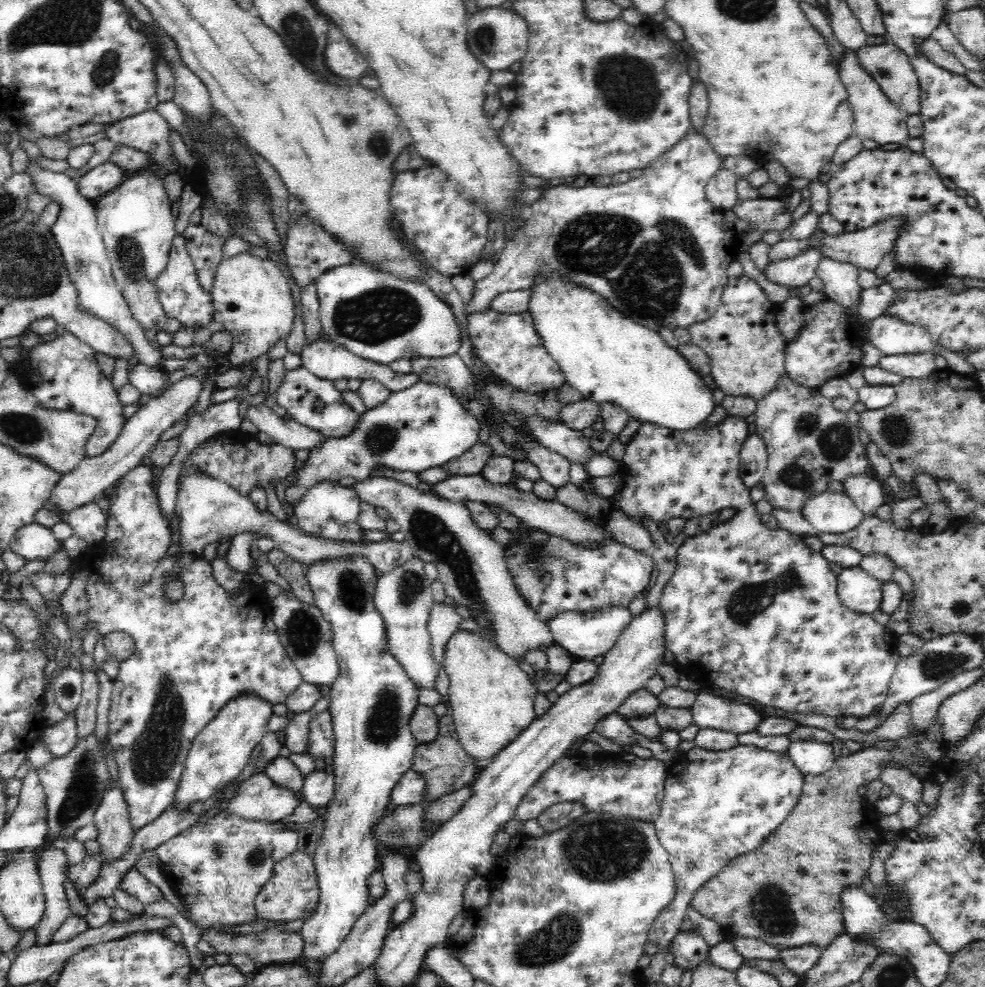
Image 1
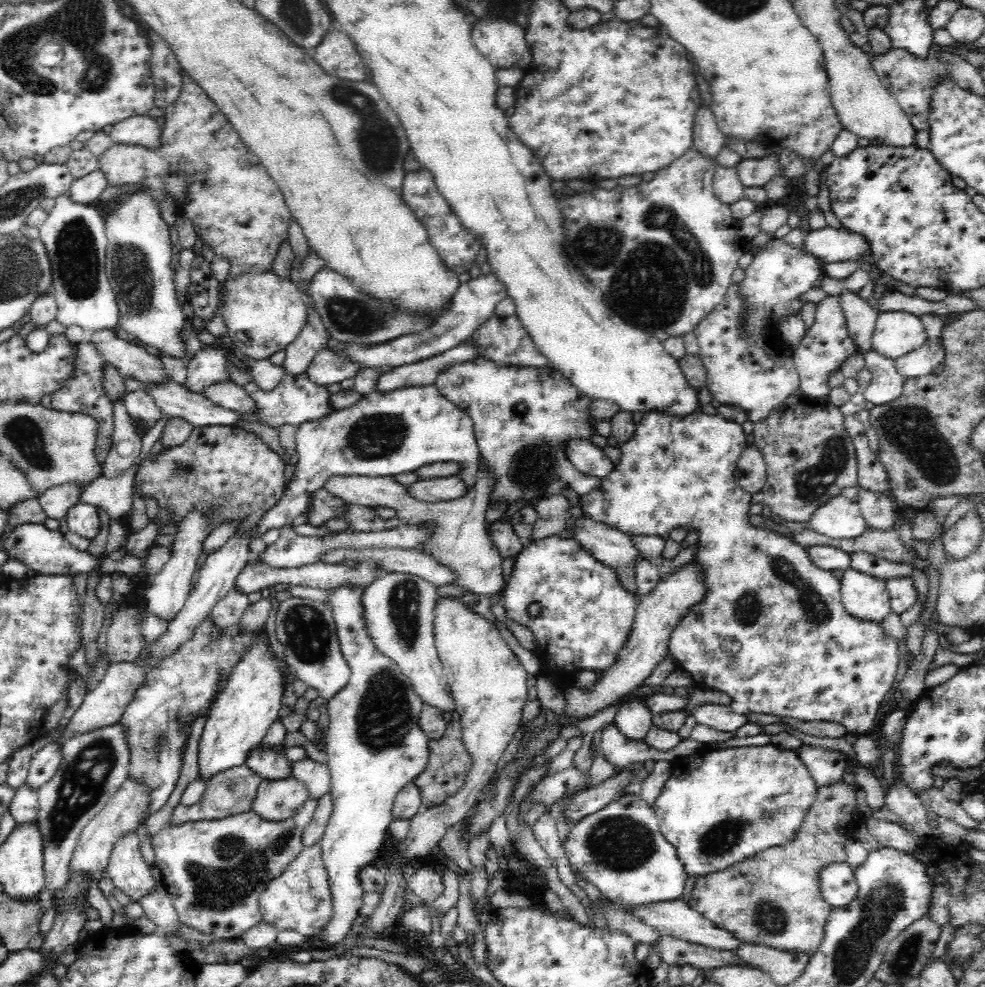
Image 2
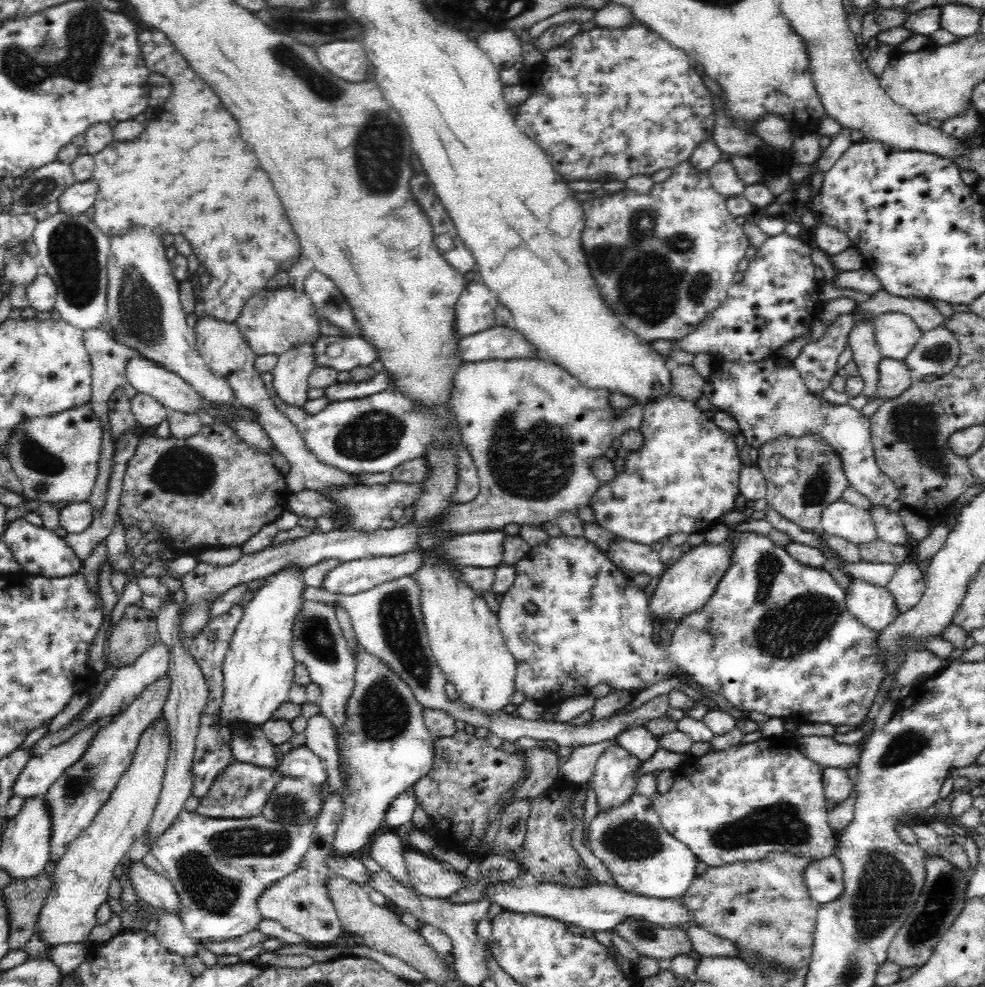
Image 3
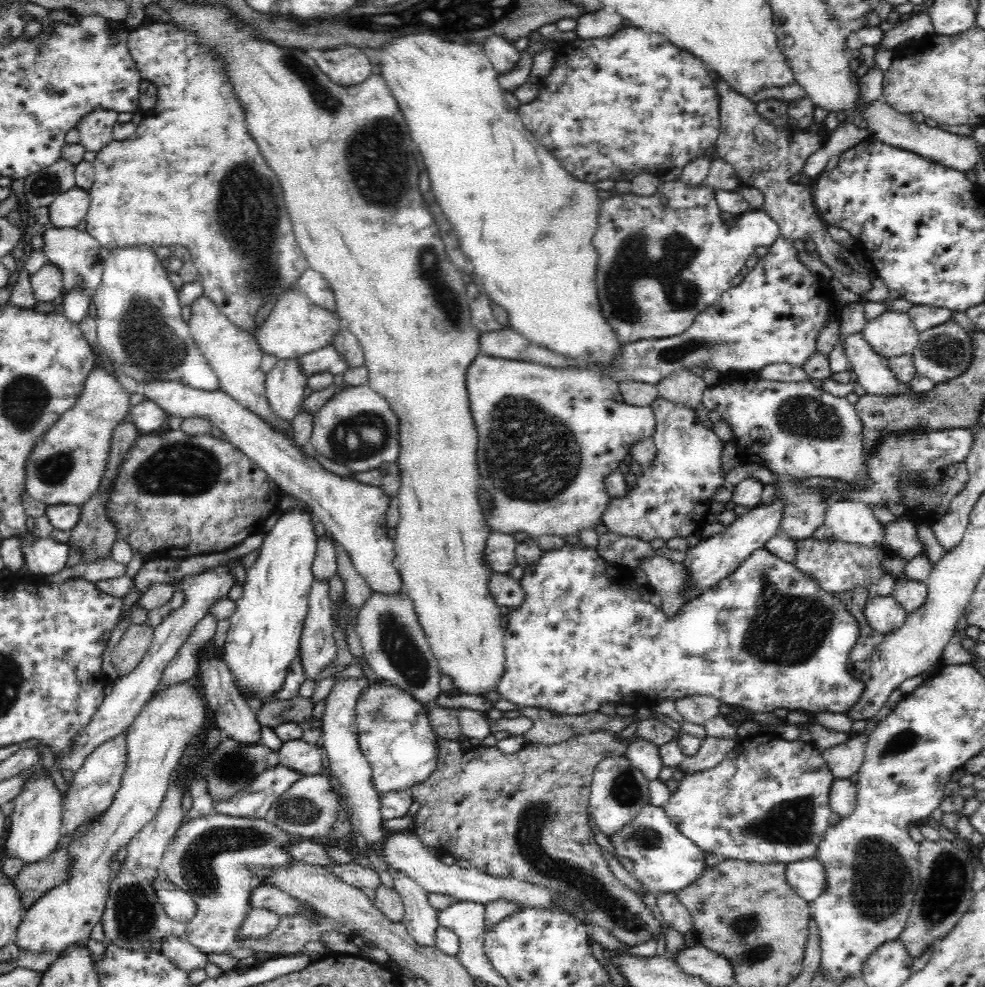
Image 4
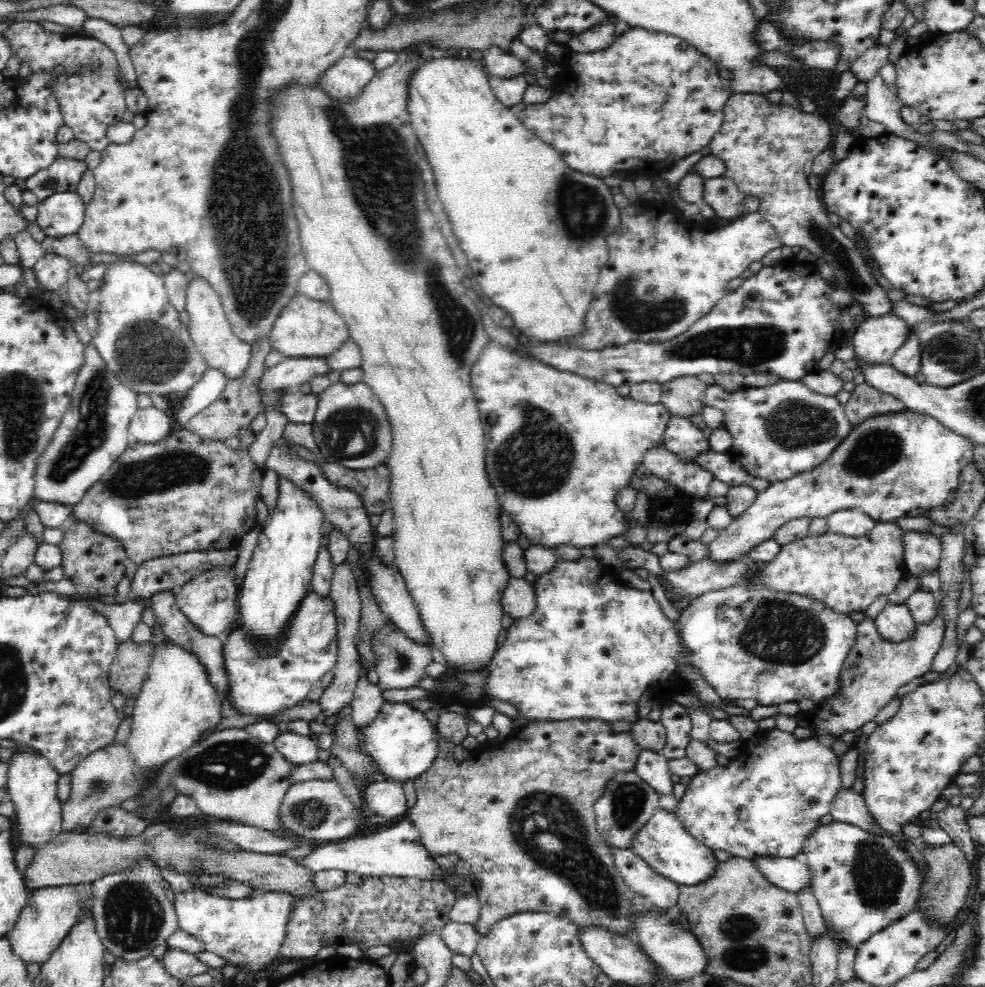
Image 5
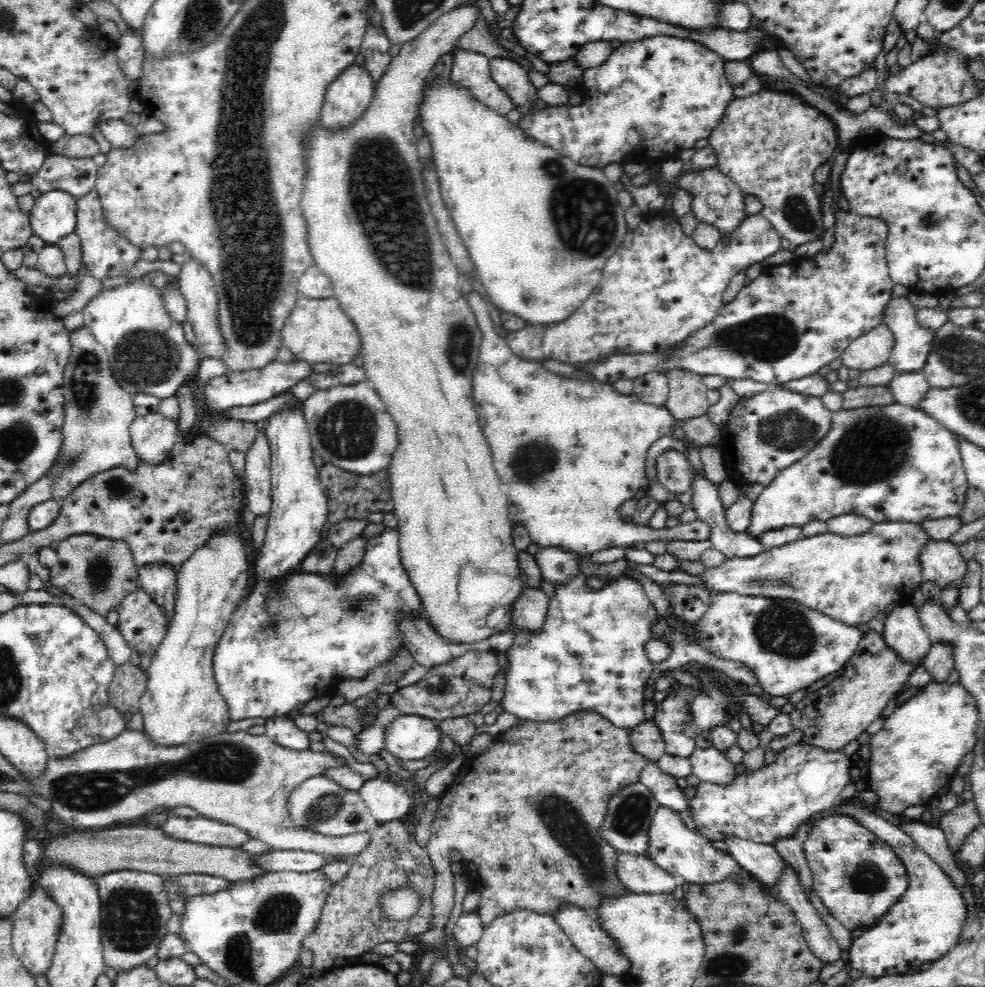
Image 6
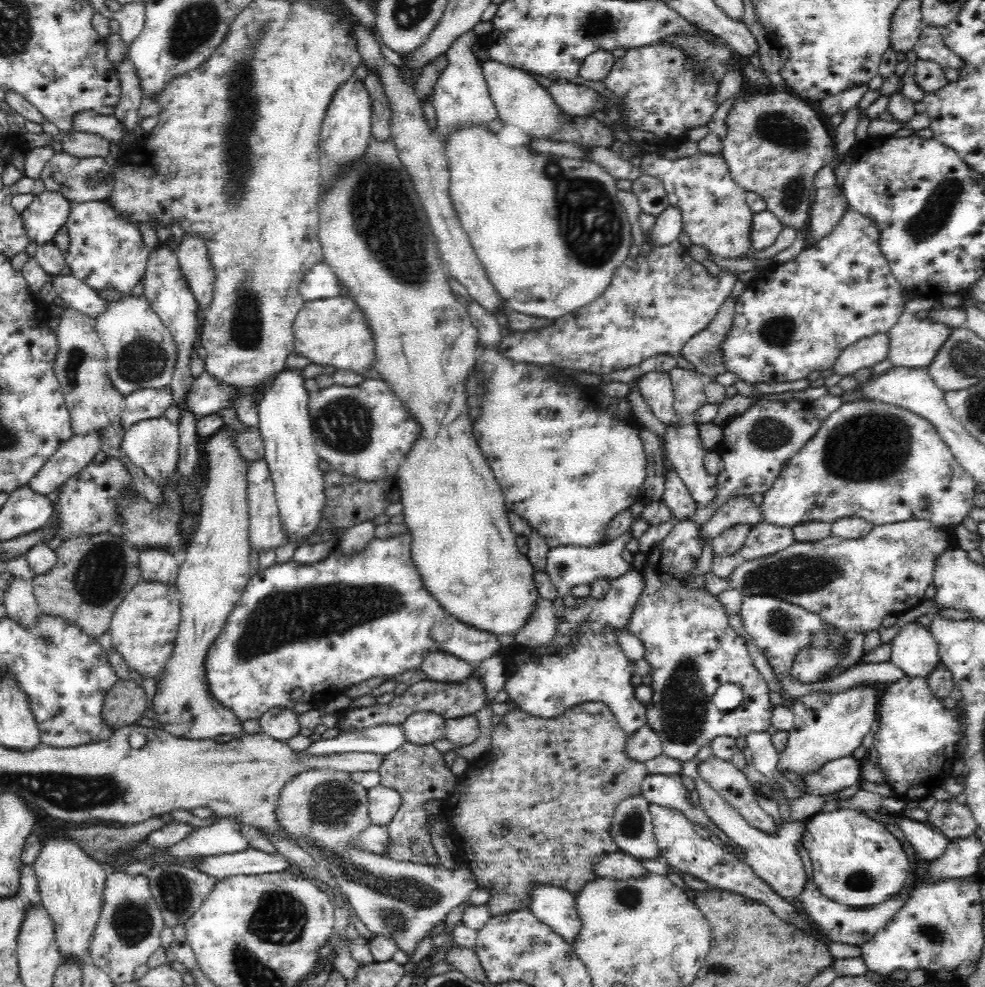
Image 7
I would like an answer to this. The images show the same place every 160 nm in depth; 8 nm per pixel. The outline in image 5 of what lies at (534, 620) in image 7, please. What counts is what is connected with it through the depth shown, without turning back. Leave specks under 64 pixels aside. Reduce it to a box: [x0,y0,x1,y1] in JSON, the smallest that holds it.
[501,578,536,620]

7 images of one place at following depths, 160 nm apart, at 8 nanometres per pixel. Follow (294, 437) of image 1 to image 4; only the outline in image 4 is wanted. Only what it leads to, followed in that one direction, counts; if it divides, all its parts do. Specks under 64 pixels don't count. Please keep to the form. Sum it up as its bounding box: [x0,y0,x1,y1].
[93,247,218,391]

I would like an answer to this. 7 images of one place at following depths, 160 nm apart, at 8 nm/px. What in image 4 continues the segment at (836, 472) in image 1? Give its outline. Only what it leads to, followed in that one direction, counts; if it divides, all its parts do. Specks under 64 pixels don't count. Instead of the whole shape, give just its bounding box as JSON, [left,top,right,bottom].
[776,475,828,541]

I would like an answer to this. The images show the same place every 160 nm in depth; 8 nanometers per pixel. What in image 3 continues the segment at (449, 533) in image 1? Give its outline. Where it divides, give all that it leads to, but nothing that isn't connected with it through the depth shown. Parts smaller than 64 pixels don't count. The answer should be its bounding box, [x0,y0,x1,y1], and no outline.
[193,314,360,492]

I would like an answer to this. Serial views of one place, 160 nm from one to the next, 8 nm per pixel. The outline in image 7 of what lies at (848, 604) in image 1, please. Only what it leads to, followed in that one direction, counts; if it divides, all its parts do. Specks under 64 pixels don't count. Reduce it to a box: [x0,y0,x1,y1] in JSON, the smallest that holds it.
[891,623,940,677]

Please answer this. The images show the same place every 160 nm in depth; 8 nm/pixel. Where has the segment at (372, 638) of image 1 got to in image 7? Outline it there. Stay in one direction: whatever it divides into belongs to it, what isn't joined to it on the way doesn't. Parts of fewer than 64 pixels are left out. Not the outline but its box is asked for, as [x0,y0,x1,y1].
[401,711,446,744]

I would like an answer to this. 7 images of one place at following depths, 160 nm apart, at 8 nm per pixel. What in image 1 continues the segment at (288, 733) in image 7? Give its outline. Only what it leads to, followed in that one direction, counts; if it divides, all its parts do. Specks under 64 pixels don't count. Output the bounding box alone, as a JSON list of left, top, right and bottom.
[300,767,334,806]

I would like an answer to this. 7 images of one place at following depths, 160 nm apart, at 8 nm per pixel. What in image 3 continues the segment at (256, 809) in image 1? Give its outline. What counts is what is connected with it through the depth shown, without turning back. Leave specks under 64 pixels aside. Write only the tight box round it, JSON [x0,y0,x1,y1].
[263,776,323,826]

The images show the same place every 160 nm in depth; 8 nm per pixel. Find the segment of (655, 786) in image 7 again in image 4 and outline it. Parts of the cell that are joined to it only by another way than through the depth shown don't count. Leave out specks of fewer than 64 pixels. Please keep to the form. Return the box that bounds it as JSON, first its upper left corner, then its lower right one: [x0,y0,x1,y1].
[626,737,826,903]

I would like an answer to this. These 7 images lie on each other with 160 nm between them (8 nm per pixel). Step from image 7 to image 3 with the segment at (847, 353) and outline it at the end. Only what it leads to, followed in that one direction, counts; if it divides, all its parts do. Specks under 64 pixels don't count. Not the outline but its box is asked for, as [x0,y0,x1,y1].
[873,312,922,359]

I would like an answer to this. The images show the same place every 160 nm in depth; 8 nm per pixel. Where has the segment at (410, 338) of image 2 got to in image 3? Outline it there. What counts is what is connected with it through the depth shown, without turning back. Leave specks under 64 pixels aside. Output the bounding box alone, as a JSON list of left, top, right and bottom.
[314,281,498,372]

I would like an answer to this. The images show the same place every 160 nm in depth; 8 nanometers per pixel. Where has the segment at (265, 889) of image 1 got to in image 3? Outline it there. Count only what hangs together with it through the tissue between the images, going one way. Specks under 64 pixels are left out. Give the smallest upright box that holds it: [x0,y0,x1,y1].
[257,792,343,946]

